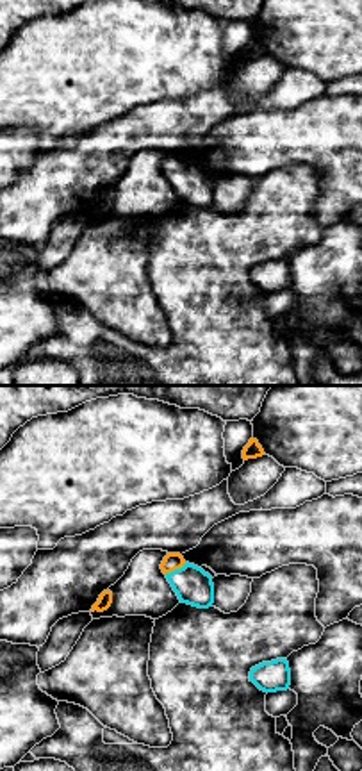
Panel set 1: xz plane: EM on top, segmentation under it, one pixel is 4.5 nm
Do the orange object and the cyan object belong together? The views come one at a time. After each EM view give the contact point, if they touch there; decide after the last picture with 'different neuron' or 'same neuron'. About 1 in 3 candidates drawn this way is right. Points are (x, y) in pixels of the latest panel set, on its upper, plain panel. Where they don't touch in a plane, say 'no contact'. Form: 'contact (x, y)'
contact (175, 168)

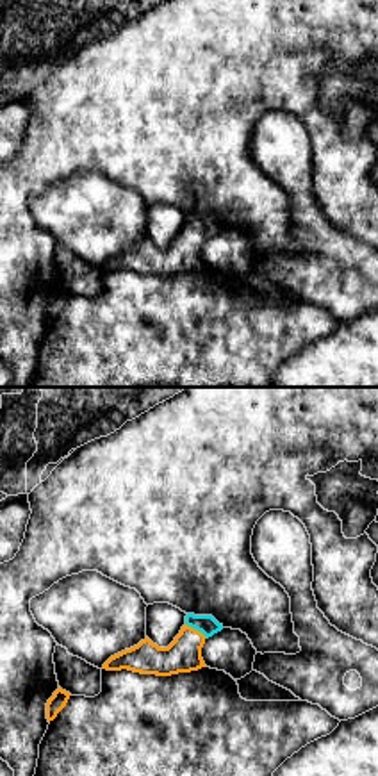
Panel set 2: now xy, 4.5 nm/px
contact (197, 231)

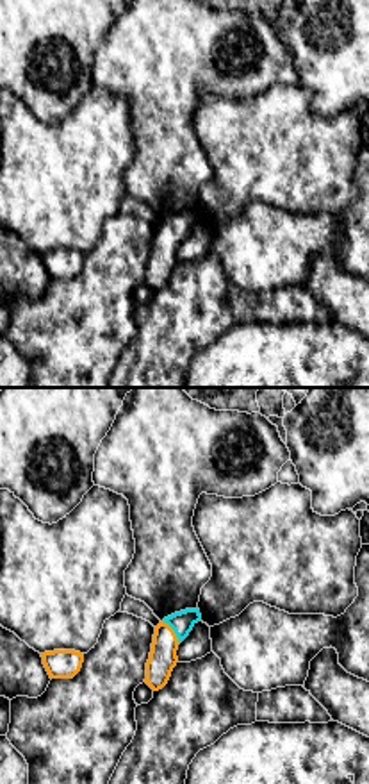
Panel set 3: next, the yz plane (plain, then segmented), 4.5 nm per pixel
contact (173, 233)

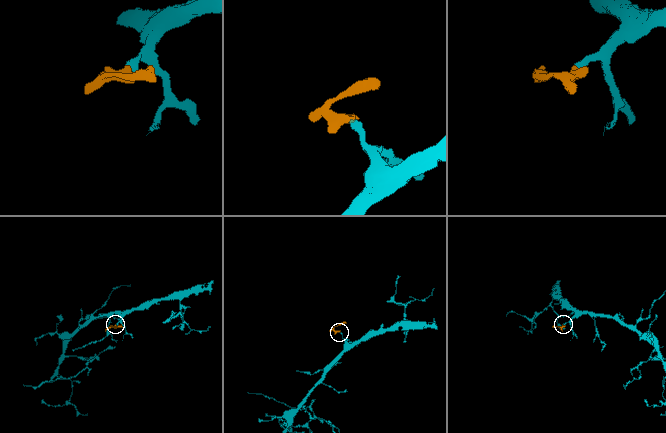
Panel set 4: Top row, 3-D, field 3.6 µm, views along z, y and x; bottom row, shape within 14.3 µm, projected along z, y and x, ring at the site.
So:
same neuron

